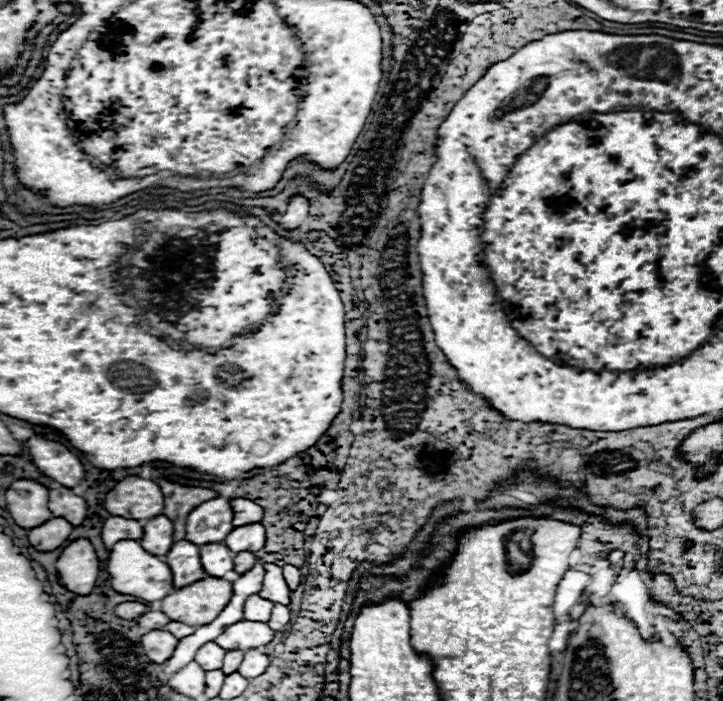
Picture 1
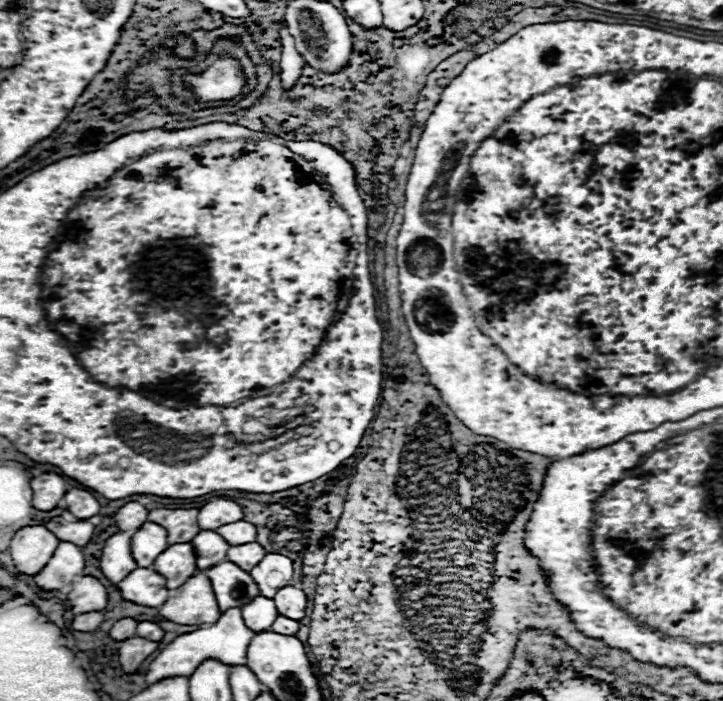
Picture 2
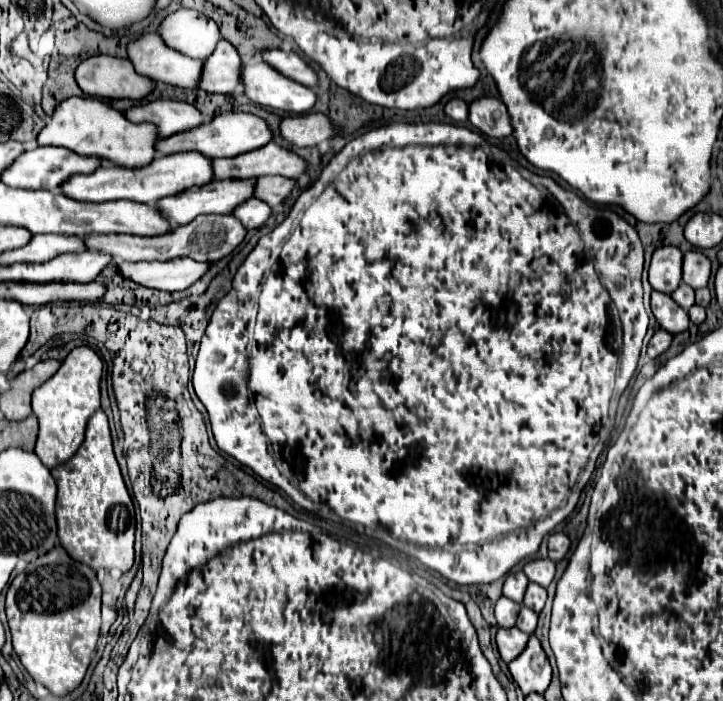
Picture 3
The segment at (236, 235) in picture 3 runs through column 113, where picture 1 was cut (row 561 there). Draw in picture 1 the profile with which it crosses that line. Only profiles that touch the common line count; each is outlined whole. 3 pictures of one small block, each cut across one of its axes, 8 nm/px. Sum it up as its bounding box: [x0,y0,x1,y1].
[234,554,258,574]

